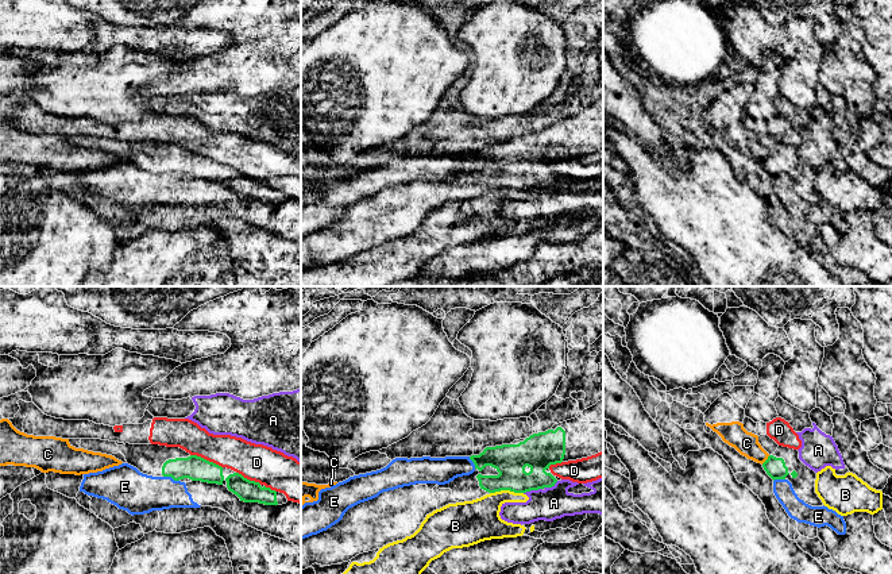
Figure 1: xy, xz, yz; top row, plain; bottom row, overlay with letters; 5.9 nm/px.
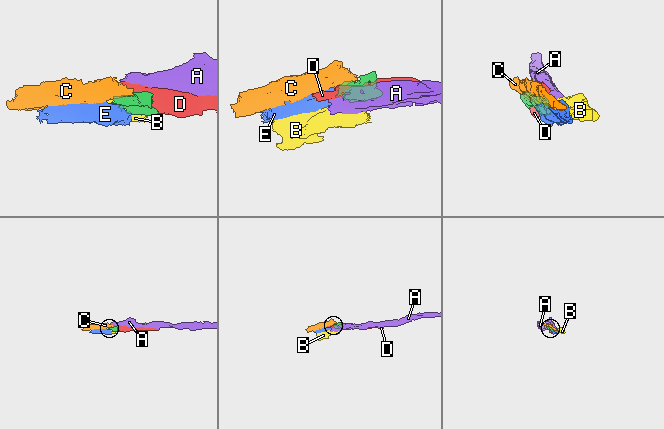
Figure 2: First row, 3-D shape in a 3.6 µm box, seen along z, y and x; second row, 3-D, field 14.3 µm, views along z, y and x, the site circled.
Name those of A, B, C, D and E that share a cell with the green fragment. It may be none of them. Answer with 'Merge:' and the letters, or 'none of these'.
Merge: none of these

